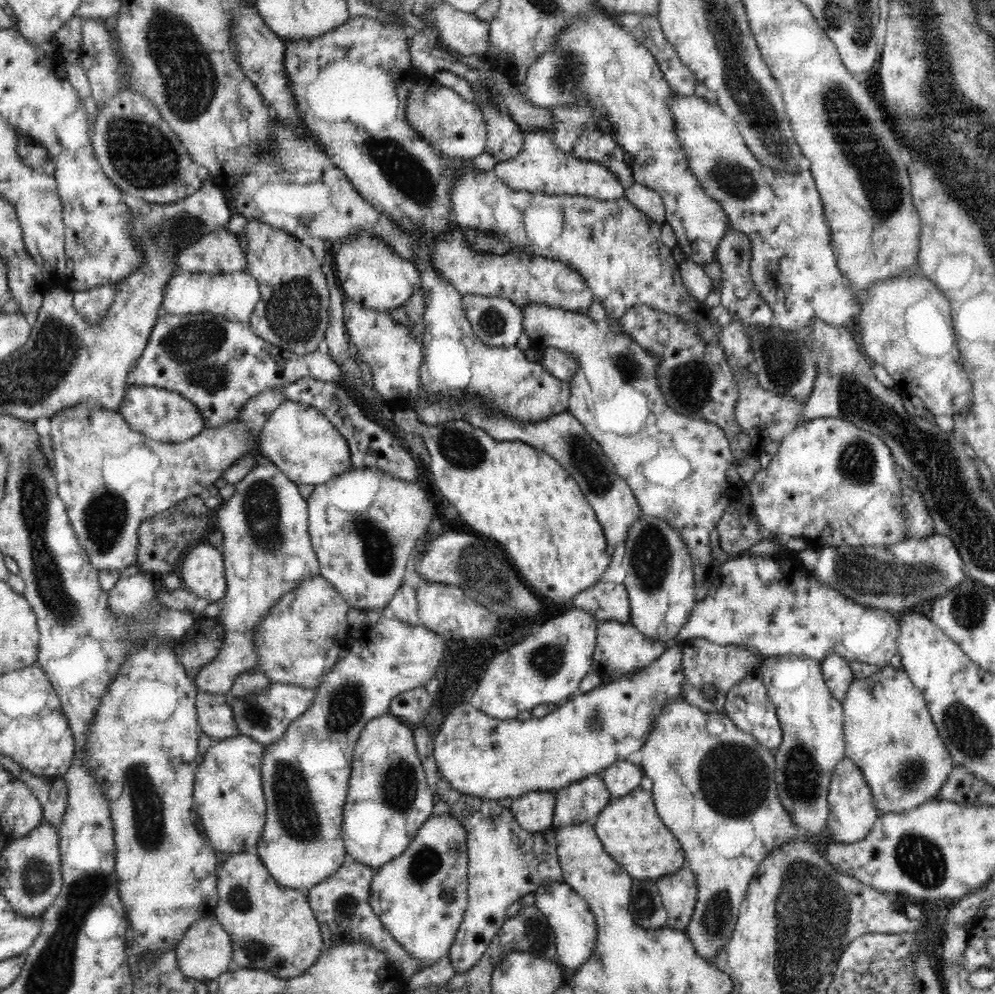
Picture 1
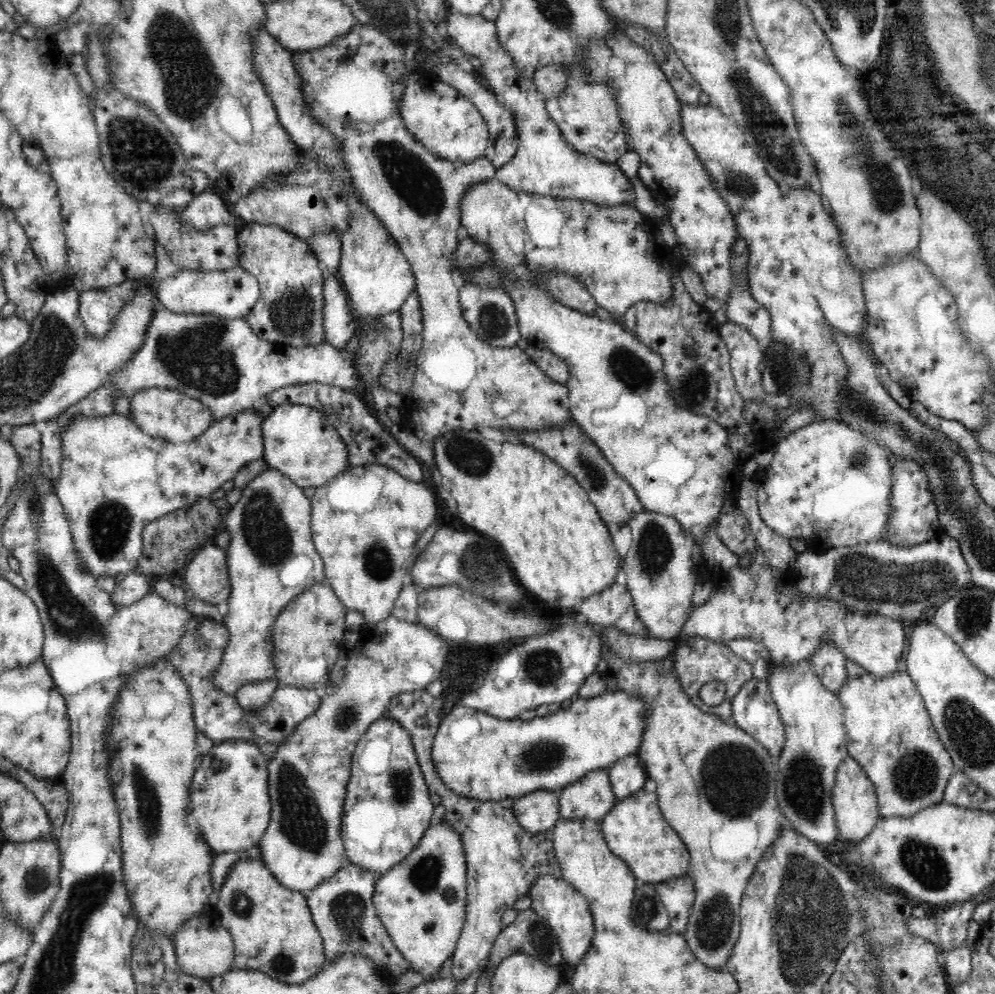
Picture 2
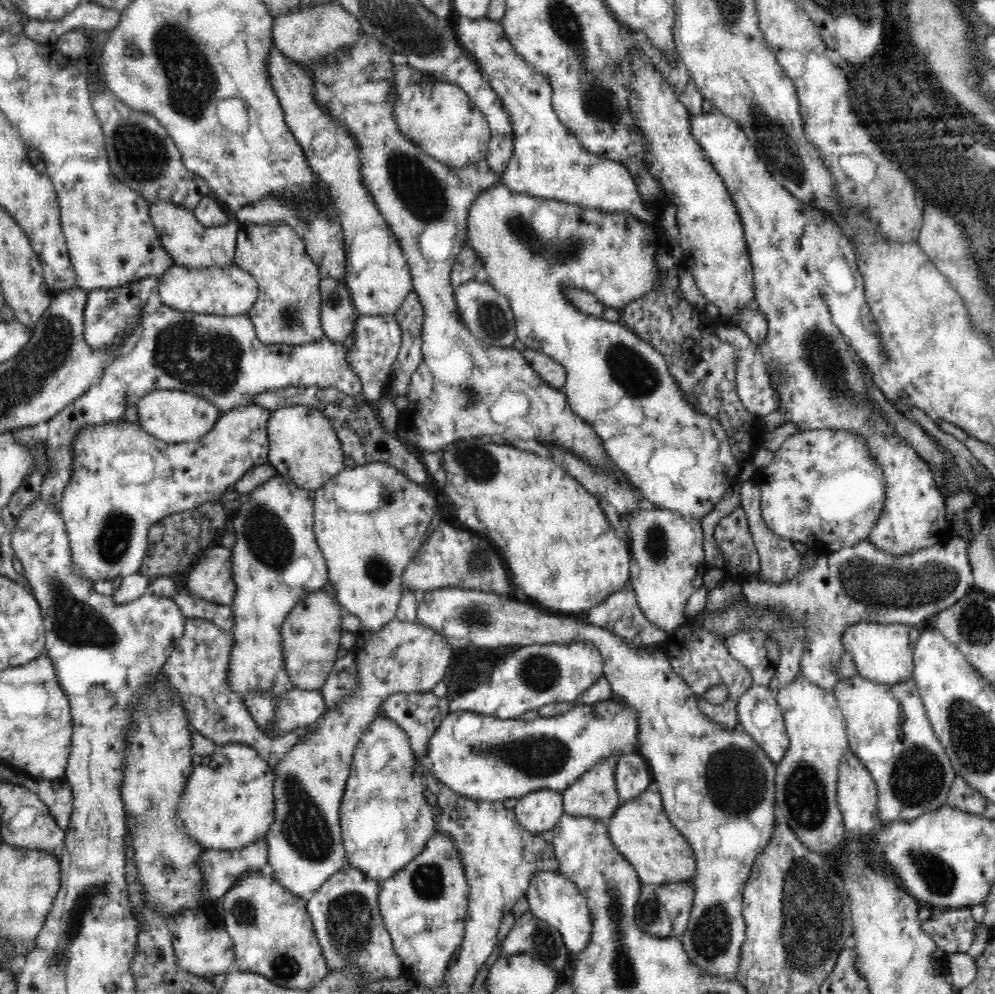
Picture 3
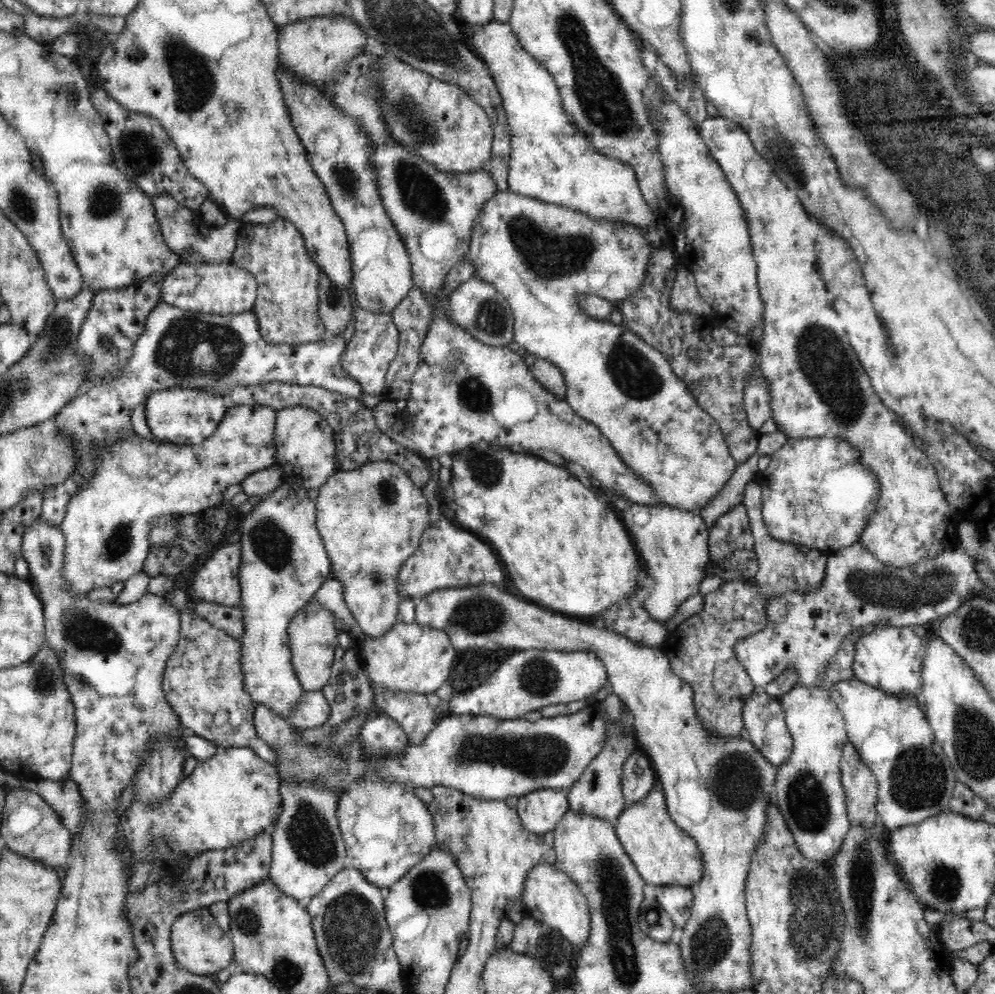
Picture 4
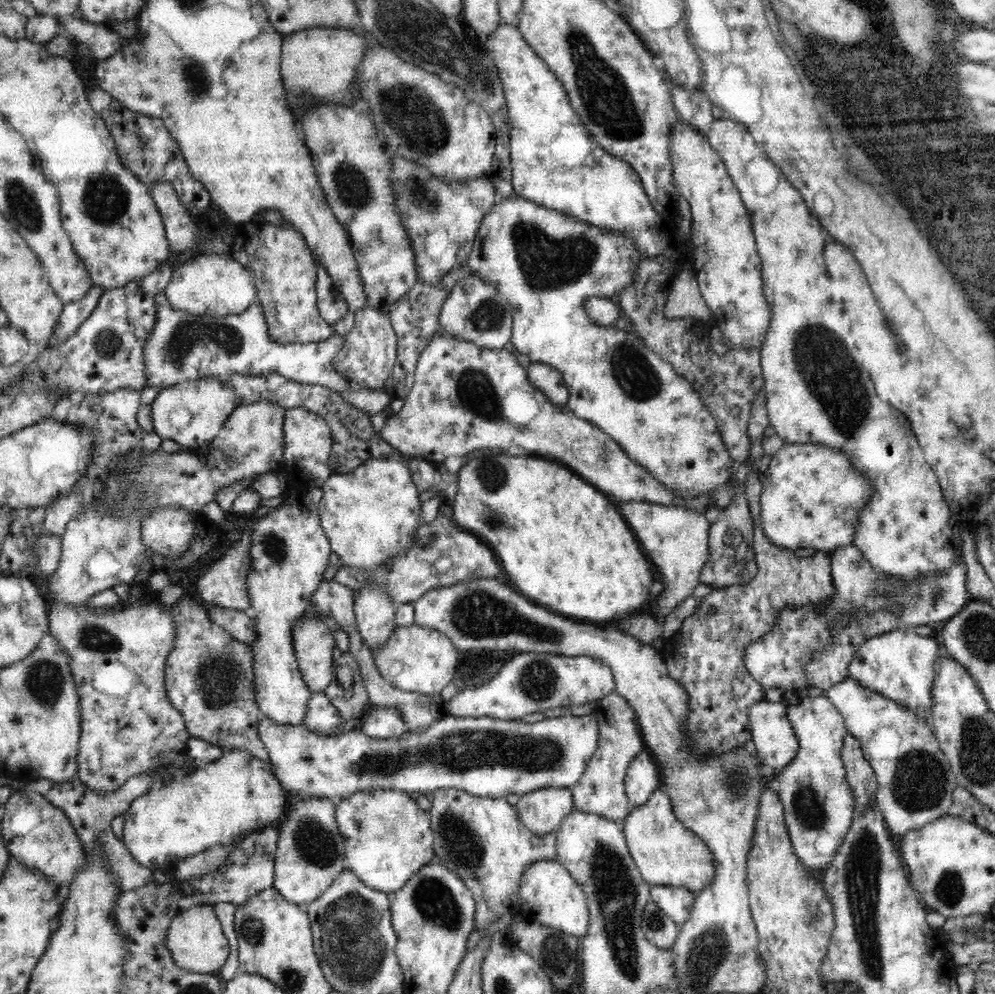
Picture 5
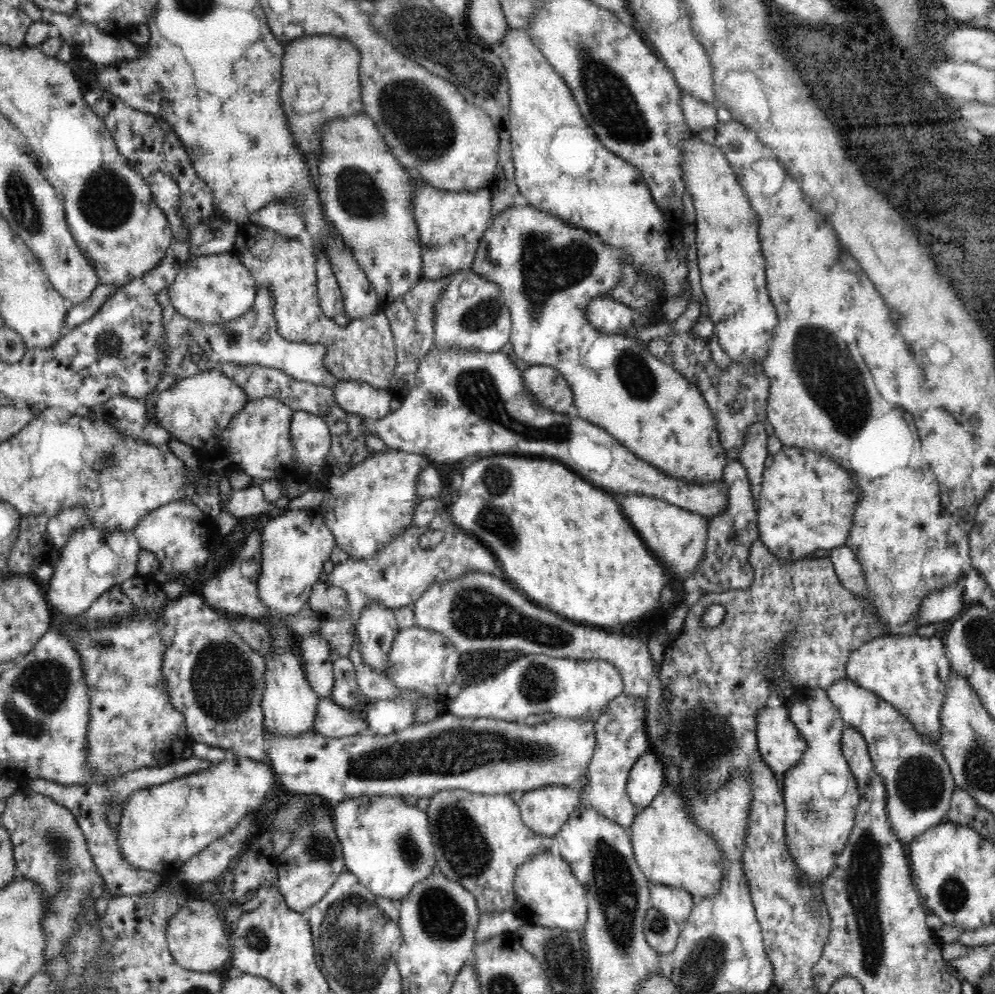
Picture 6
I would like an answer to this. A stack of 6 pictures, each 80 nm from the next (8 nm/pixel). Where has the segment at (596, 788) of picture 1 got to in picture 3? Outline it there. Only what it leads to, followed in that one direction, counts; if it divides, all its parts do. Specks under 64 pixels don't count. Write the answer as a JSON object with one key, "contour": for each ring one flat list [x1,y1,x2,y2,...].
{"contour":[[618,756,594,764,563,791,564,814,600,819,606,826,621,805,615,779]]}

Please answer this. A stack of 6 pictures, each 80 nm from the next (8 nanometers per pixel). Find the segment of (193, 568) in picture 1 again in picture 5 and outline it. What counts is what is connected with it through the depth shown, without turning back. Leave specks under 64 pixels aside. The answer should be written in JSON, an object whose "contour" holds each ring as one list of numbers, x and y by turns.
{"contour":[[244,534,238,542,232,544,232,548,226,550,226,554,222,558,218,558,204,576,200,576,196,590,198,596,206,602,206,604,216,604,216,606,236,609,239,611,249,612,250,601,247,595,247,572,250,570,250,544,252,538,250,534]]}

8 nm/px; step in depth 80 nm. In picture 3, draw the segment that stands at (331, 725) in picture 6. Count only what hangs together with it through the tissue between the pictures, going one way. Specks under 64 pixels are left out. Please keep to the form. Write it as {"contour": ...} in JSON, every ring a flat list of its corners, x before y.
{"contour":[[290,690,275,702,274,722,269,732,276,737,307,727,321,719,327,706,320,691]]}

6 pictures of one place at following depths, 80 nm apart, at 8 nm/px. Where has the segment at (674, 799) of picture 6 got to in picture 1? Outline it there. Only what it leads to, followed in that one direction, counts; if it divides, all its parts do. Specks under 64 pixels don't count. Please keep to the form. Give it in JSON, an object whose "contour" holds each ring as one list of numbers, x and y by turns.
{"contour":[[641,786,620,798,611,799,591,822,604,850,633,879,656,881,661,876,672,874,686,866,685,852,658,814,653,793]]}

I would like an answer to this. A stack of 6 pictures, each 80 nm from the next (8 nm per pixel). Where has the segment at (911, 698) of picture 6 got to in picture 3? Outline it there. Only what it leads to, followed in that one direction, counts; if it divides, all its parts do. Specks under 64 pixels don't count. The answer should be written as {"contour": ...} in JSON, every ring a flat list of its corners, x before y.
{"contour":[[862,621,844,629,843,650,849,650,859,675,877,683,894,684,913,680,913,649,908,641,909,624]]}

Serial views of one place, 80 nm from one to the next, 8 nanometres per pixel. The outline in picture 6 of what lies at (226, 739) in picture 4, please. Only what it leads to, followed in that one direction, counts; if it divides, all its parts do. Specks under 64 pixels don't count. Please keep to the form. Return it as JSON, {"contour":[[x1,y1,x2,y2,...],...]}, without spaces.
{"contour":[[138,574,123,582,120,588,140,611,158,614,158,627,166,643,162,664,162,674,167,682,166,691,174,708,185,716,187,735,192,742,221,748,227,755,267,761,268,747,261,707,264,694,265,658,250,648,243,637,237,635,233,624,225,617,224,612,212,609,201,594,193,591,188,595,170,599,161,586,154,574]]}

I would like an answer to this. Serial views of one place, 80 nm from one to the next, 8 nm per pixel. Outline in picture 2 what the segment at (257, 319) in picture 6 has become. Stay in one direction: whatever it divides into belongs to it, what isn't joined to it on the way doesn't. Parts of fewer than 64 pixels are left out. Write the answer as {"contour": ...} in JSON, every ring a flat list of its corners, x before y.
{"contour":[[166,309,157,310,152,316,148,328,146,328,142,348,138,348,138,352,134,352,134,356,130,356,130,360,122,364,121,368,114,370,114,374,110,374,108,382,102,388,90,392,88,398,70,406,62,415,45,424,41,432,41,471,43,476,51,482,53,490,56,490,58,482,60,482,60,474,62,474,61,435,68,430,76,416,98,417,116,413,115,400,118,397,126,395,126,397,132,398,134,394,152,387,170,389,194,397,205,404,210,409,212,418,216,421,250,410,264,398,267,398,269,394,272,394,274,390,284,388,284,386,318,382,348,391,355,388,360,382,361,376,357,373,354,360,360,348,359,340,357,335,350,338,345,350,338,350,327,342,315,346,306,346,306,348,294,348,288,345,270,344,270,342,258,337,250,323,244,318,224,319,208,313,196,315,170,312]]}

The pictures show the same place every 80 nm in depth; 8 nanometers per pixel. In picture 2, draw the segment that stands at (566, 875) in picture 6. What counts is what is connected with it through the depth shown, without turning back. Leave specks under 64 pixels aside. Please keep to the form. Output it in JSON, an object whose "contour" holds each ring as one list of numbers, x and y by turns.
{"contour":[[538,876,527,892,532,899,531,910,544,918,558,937,559,947,565,966,576,967,586,955,595,934,593,916,587,898,576,892,575,888,562,876]]}

